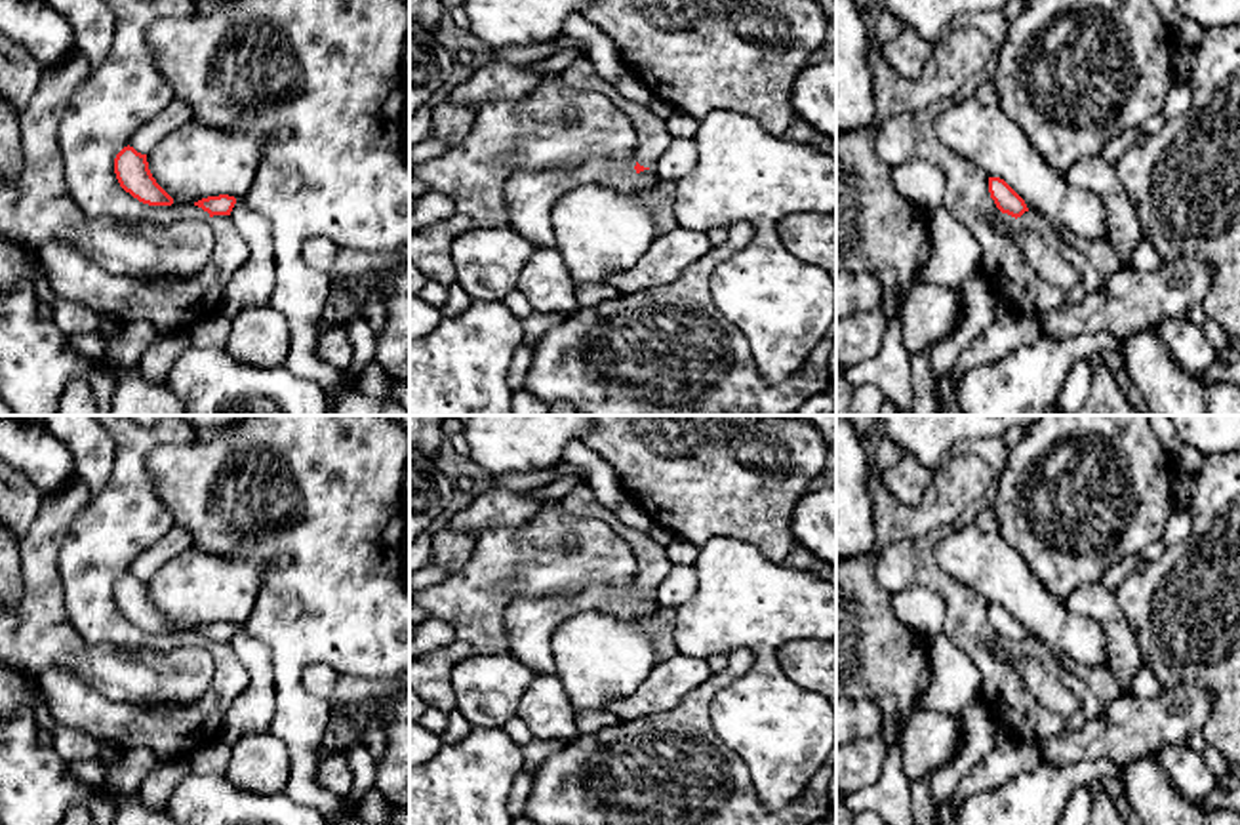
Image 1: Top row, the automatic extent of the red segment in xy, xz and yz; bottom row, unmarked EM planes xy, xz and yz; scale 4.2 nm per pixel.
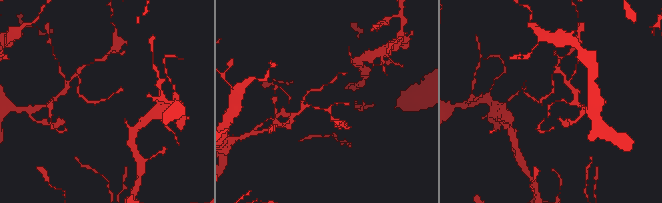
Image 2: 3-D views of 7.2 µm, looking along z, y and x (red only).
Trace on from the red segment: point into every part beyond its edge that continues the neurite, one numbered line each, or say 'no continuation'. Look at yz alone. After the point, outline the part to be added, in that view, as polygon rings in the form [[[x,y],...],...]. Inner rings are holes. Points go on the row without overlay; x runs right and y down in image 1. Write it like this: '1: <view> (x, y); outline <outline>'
no continuation

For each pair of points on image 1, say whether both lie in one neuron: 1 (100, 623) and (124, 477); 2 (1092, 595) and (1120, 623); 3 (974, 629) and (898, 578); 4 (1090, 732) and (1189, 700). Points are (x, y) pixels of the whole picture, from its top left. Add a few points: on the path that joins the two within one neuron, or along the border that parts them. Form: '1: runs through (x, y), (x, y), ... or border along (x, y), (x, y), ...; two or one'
1: runs through (100, 587), (100, 545), (111, 532), (113, 513); one
2: runs through (1100, 603), (1113, 616); one
3: runs through (964, 606), (936, 578), (920, 578); one
4: runs through (1115, 732), (1164, 721); one

